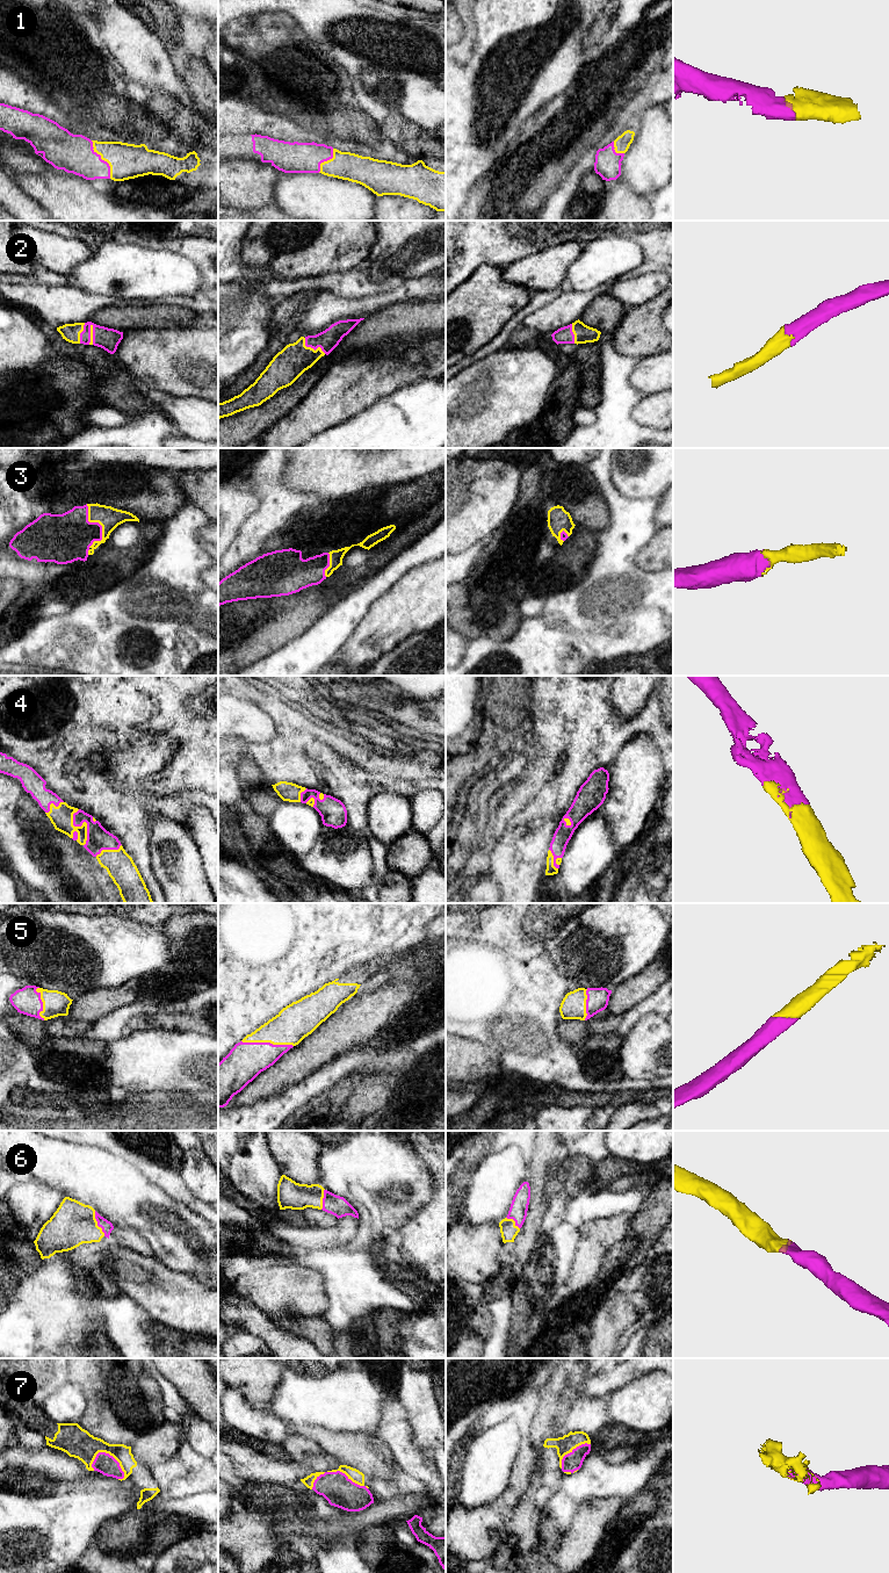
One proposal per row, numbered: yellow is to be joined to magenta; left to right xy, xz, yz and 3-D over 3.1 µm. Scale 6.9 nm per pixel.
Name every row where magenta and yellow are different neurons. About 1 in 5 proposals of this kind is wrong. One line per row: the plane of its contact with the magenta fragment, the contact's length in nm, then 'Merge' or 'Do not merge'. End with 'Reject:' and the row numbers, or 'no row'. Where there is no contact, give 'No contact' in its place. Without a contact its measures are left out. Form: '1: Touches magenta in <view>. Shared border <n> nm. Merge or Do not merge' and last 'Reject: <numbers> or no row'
1: Touches magenta in xy. Shared border 300 nm. Merge
2: Touches magenta in xz. Shared border 190 nm. Merge
3: Touches magenta in xy. Shared border 300 nm. Merge
4: Touches magenta in xy. Shared border 260 nm. Merge
5: Touches magenta in xz. Shared border 360 nm. Merge
6: Touches magenta in xy. Shared border 190 nm. Merge
7: Touches magenta in xy. Shared border 260 nm. Merge
Reject: no row

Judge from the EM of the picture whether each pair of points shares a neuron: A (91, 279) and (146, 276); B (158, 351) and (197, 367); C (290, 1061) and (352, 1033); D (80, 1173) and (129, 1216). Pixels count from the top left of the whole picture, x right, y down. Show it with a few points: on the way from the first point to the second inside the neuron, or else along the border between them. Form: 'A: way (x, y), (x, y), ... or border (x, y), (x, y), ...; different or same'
A: way (105, 276), (132, 276); same
B: way (167, 359), (188, 361); same
C: way (305, 1058), (337, 1036); same
D: way (92, 1182), (96, 1183), (117, 1204); same

